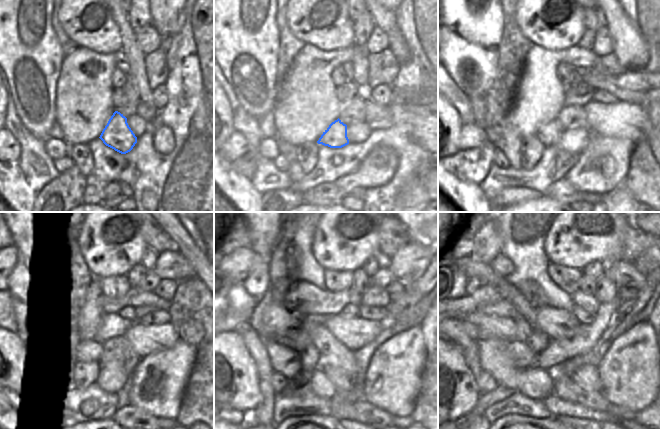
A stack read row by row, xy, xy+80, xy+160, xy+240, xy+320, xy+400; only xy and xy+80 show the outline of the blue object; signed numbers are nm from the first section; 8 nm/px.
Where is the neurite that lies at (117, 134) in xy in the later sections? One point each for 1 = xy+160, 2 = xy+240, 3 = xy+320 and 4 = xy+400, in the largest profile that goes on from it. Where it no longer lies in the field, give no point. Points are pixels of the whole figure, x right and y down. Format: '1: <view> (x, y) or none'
1: xy+160 (549, 134)
2: xy+240 (93, 349)
3: xy+320 (298, 338)
4: xy+400 (480, 326)

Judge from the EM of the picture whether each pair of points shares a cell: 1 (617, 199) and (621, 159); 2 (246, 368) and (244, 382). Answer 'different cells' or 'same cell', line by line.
1: different cells
2: same cell

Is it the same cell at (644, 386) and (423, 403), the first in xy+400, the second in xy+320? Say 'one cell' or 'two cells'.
two cells

